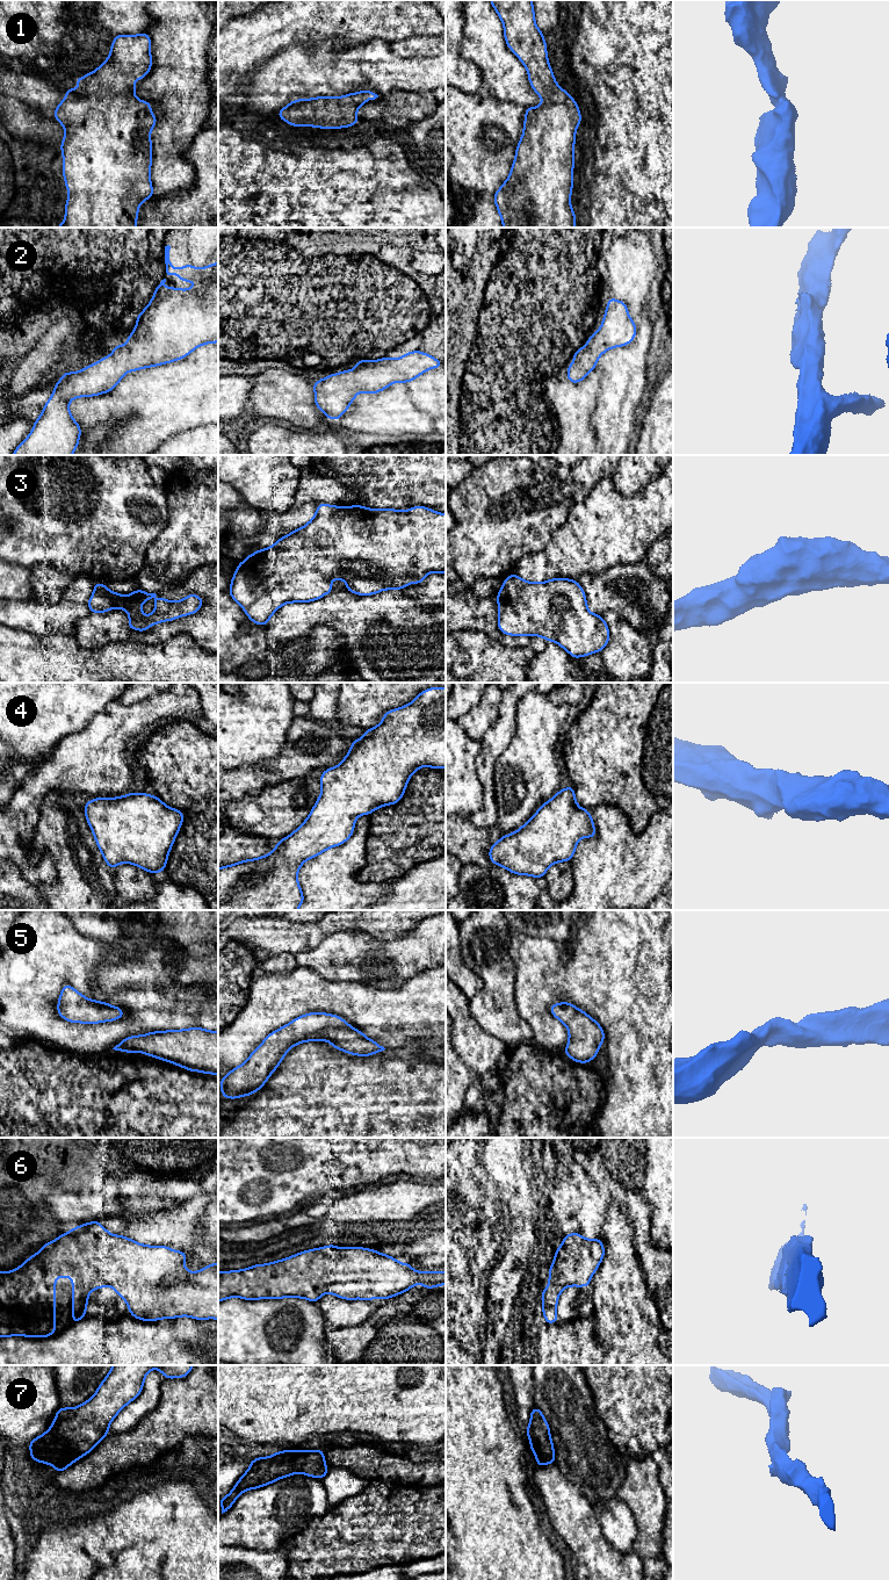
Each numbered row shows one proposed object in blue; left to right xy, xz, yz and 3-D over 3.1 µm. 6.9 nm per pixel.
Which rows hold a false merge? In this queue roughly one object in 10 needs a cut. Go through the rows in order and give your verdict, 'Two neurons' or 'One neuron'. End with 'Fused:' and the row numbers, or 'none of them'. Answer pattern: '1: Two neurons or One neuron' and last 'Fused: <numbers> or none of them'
1: One neuron
2: One neuron
3: One neuron
4: One neuron
5: One neuron
6: One neuron
7: One neuron
Fused: none of them

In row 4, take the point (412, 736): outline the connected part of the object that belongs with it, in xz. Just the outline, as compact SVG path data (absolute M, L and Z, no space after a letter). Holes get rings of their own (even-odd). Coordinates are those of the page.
M429 687L420 692L410 704L388 710L380 724L366 729L362 738L354 740L341 763L326 769L320 775L321 793L308 818L288 837L277 840L270 853L219 867L218 910L297 910L304 902L297 879L303 863L347 842L354 832L357 816L370 815L377 808L399 802L409 779L422 766L446 767L446 687Z

